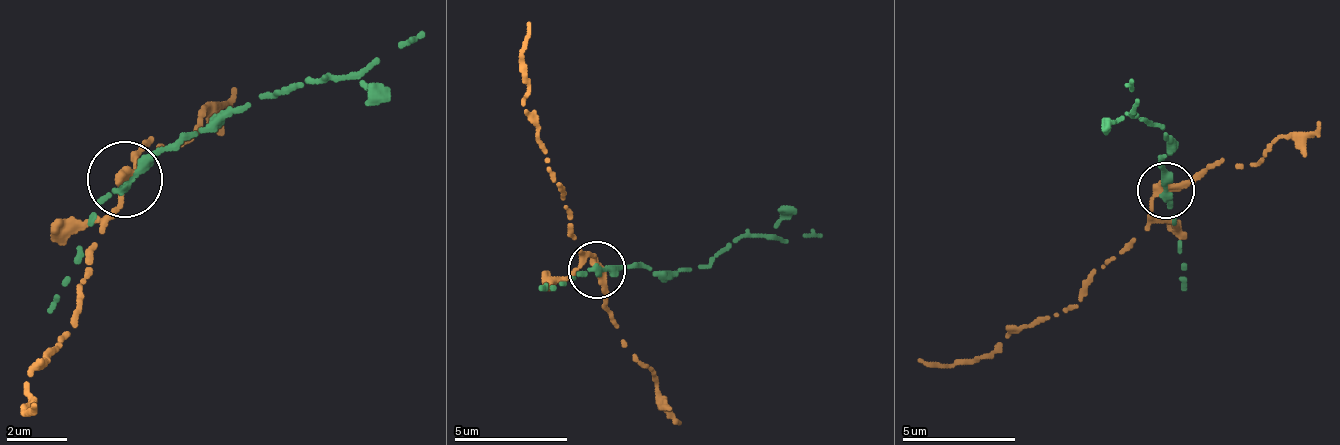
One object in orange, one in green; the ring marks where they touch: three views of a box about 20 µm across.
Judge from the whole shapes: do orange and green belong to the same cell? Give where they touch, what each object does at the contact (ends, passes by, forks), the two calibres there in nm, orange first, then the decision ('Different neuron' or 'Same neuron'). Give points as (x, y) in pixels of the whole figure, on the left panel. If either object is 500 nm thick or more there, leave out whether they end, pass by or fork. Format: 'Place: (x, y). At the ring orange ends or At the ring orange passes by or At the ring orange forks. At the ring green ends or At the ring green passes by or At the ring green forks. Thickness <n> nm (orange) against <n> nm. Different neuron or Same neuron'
Place: (124, 179). At the ring orange passes by. At the ring green ends. Thickness 320 nm (orange) against 340 nm. Same neuron

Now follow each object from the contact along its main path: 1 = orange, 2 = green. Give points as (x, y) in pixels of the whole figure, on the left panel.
1: (123, 181), (123, 196), (100, 234), (77, 287), (77, 324), (55, 347), (24, 407), (32, 407)
2: (123, 181), (251, 106), (319, 83), (364, 75), (424, 30)

